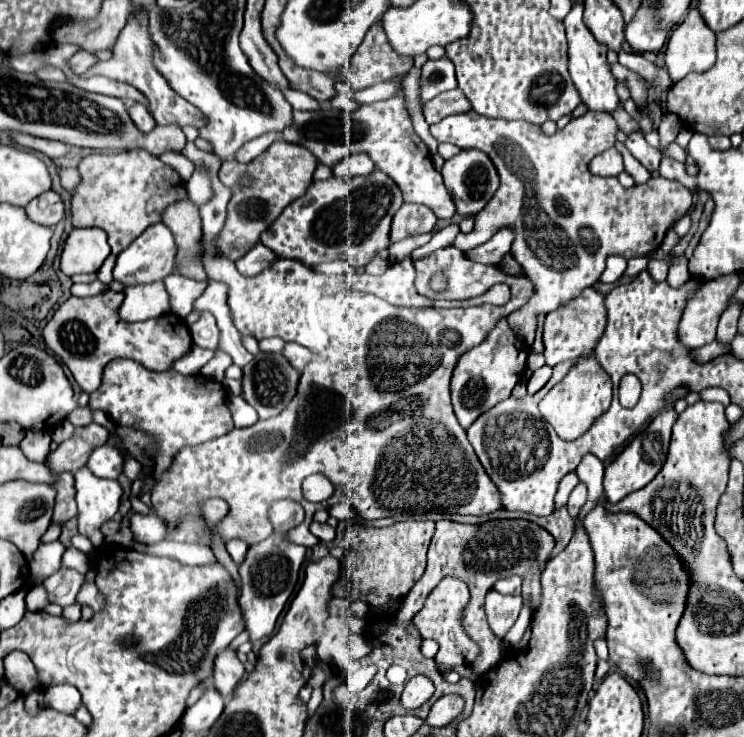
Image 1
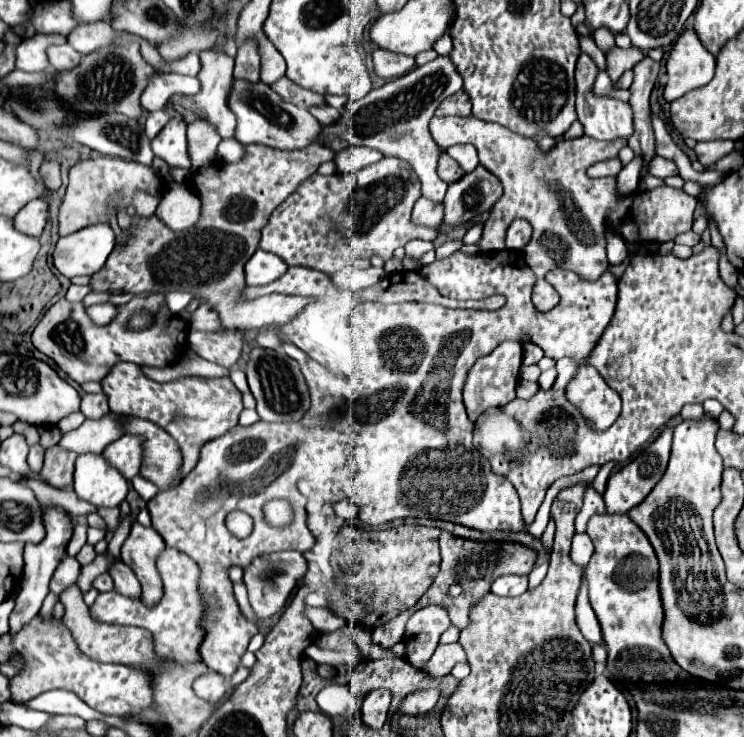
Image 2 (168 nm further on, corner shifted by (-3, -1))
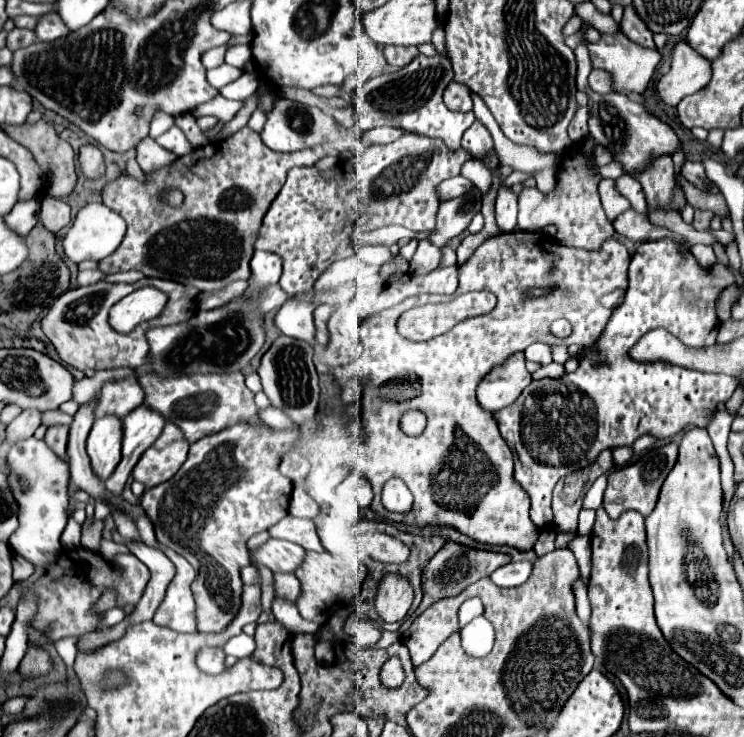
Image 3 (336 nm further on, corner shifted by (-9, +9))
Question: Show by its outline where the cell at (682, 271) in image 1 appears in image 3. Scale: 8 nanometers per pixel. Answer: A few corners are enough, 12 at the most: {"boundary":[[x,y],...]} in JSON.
{"boundary":[[705,244],[691,248],[695,260],[707,270],[717,262],[713,248]]}

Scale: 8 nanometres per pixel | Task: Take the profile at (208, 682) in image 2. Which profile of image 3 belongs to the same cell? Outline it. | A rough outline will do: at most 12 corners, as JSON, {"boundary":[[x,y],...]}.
{"boundary":[[201,648],[195,656],[199,670],[221,674],[223,648]]}

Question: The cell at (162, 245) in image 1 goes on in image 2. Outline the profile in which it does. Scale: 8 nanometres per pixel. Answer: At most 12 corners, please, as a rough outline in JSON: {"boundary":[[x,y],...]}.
{"boundary":[[137,194],[133,208],[141,218],[151,218],[157,198]]}

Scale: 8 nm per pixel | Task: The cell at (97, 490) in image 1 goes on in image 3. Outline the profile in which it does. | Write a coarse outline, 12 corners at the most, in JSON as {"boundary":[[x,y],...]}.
{"boundary":[[97,418],[87,454],[105,480],[121,460],[123,424]]}

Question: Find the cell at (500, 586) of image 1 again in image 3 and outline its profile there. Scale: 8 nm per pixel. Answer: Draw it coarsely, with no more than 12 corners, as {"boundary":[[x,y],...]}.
{"boundary":[[509,562],[491,574],[497,586],[521,586],[531,562]]}

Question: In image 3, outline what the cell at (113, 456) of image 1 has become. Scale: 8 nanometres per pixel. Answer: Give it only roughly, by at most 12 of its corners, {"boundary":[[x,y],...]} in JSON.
{"boundary":[[141,404],[123,418],[121,462],[105,488],[121,496],[131,468],[163,432],[161,412]]}

